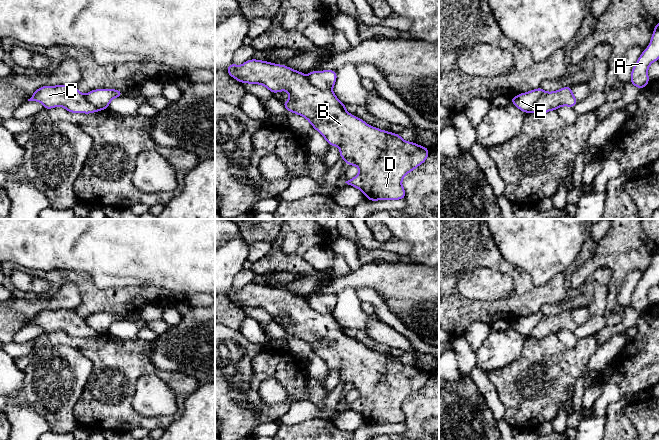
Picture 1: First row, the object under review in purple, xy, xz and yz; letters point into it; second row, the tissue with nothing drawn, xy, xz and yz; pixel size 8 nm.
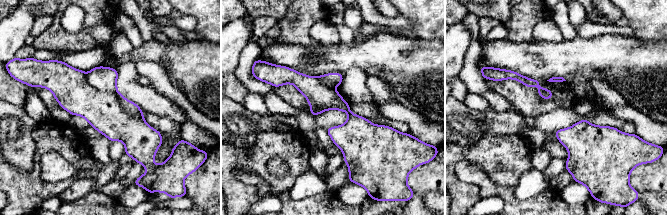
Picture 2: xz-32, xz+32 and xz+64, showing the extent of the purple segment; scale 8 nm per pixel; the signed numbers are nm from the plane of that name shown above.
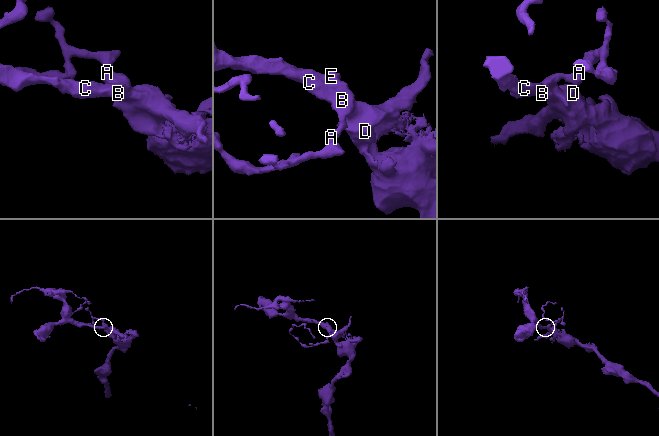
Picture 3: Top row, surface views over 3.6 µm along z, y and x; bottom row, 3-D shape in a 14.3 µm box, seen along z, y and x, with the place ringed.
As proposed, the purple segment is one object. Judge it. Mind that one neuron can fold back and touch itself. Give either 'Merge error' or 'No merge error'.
Merge error

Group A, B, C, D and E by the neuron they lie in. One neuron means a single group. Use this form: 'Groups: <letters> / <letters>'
Groups: A E / B C D

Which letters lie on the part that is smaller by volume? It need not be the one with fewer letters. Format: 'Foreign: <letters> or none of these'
Foreign: A, E

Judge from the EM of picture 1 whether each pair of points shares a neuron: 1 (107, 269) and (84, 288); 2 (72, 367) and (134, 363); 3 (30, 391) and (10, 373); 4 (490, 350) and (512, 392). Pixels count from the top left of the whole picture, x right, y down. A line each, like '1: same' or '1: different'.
1: different
2: different
3: different
4: different

